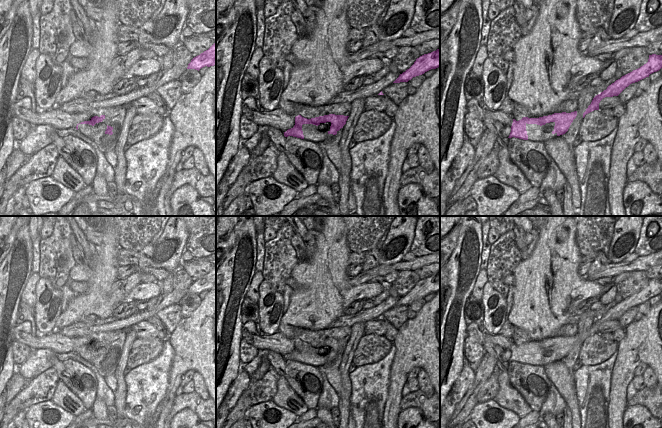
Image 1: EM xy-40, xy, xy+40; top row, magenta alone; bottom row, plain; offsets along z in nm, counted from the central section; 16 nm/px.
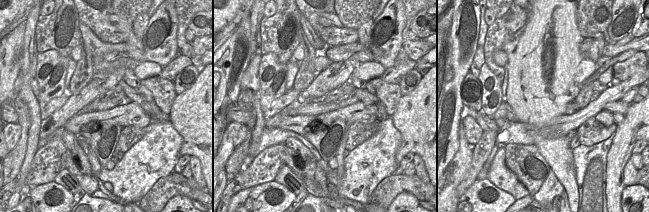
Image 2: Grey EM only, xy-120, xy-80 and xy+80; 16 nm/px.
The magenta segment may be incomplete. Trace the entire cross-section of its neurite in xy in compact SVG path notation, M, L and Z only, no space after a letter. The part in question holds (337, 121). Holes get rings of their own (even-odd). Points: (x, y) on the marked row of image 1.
M329 114L329 115L307 119L307 118L302 117L301 115L298 115L295 117L294 127L284 132L284 136L285 137L293 136L293 137L304 139L304 135L302 131L303 124L313 124L313 125L318 126L321 123L326 123L326 122L331 123L328 134L336 135L337 132L341 128L343 128L343 126L346 124L348 117L349 116Z

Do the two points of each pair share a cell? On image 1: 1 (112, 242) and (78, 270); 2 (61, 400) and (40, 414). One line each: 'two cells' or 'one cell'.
1: one cell
2: two cells

